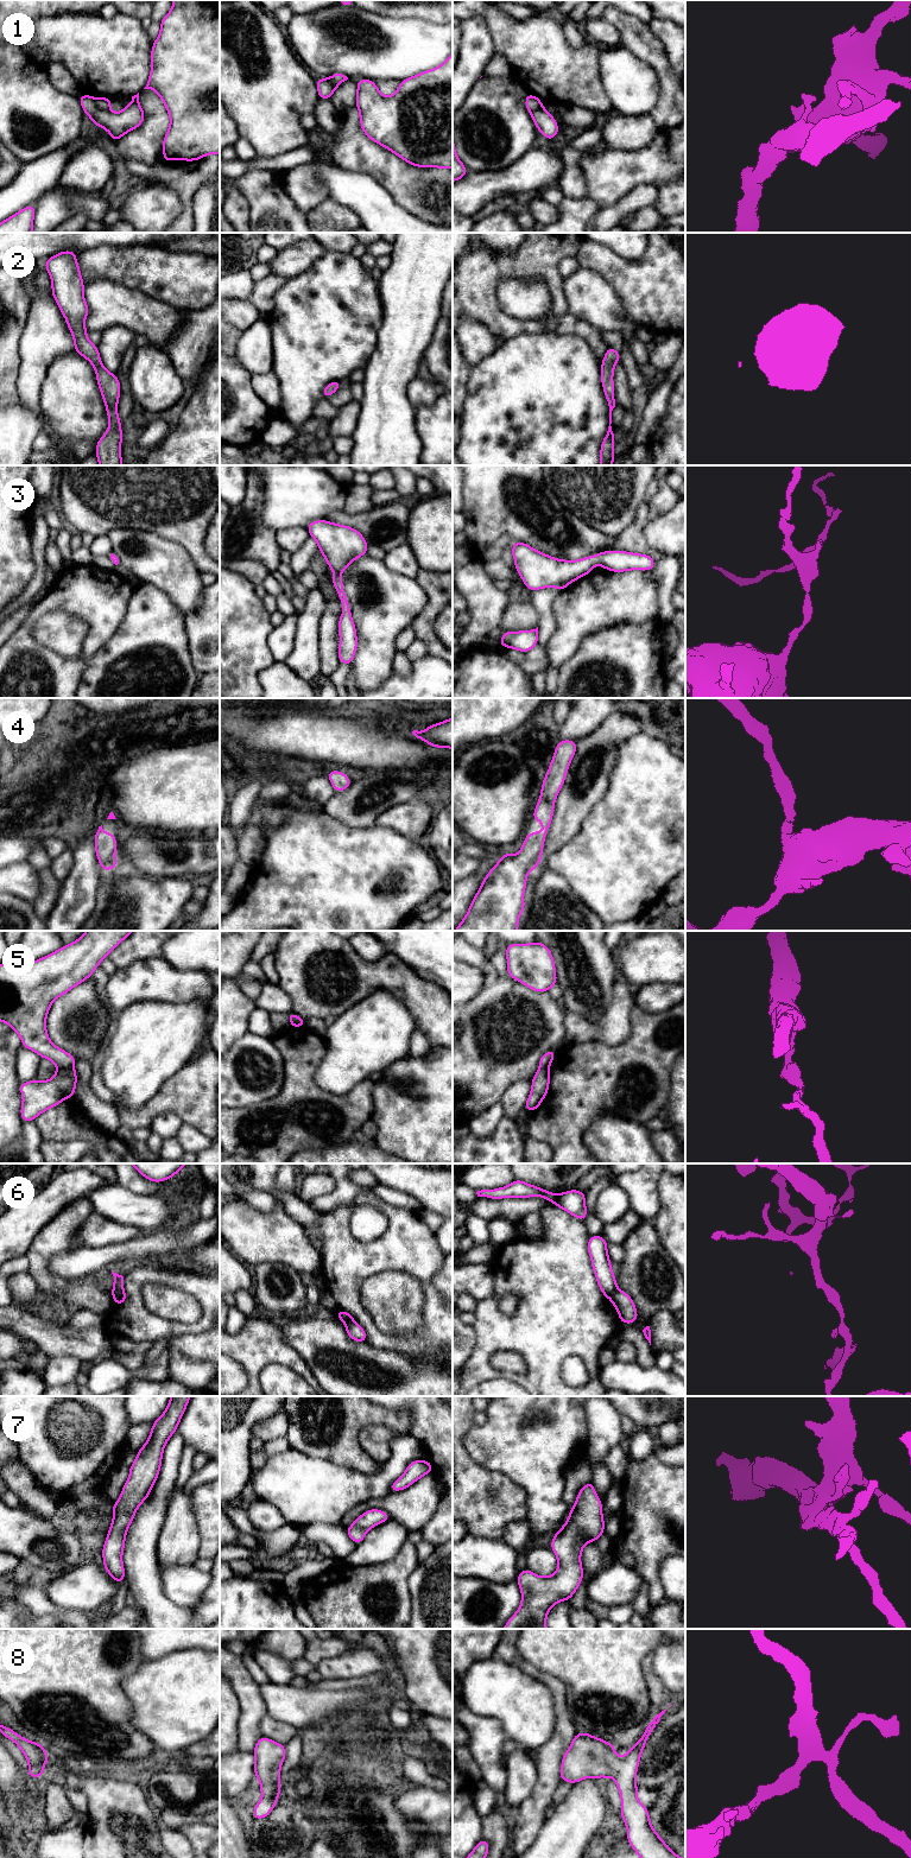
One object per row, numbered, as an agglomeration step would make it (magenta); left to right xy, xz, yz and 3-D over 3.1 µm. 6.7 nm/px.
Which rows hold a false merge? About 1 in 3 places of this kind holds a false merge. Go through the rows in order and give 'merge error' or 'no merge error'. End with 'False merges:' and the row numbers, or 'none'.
1: merge error
2: no merge error
3: no merge error
4: no merge error
5: merge error
6: merge error
7: no merge error
8: no merge error
False merges: 1, 5, 6

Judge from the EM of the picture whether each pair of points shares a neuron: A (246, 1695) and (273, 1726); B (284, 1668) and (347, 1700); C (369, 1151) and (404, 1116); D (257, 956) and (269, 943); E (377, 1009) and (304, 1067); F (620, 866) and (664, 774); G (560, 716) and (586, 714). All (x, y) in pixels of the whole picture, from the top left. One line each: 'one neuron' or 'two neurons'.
A: two neurons
B: two neurons
C: two neurons
D: one neuron
E: two neurons
F: one neuron
G: two neurons

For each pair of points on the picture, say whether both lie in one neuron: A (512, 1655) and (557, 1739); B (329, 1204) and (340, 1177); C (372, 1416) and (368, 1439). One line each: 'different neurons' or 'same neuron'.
A: same neuron
B: same neuron
C: different neurons

